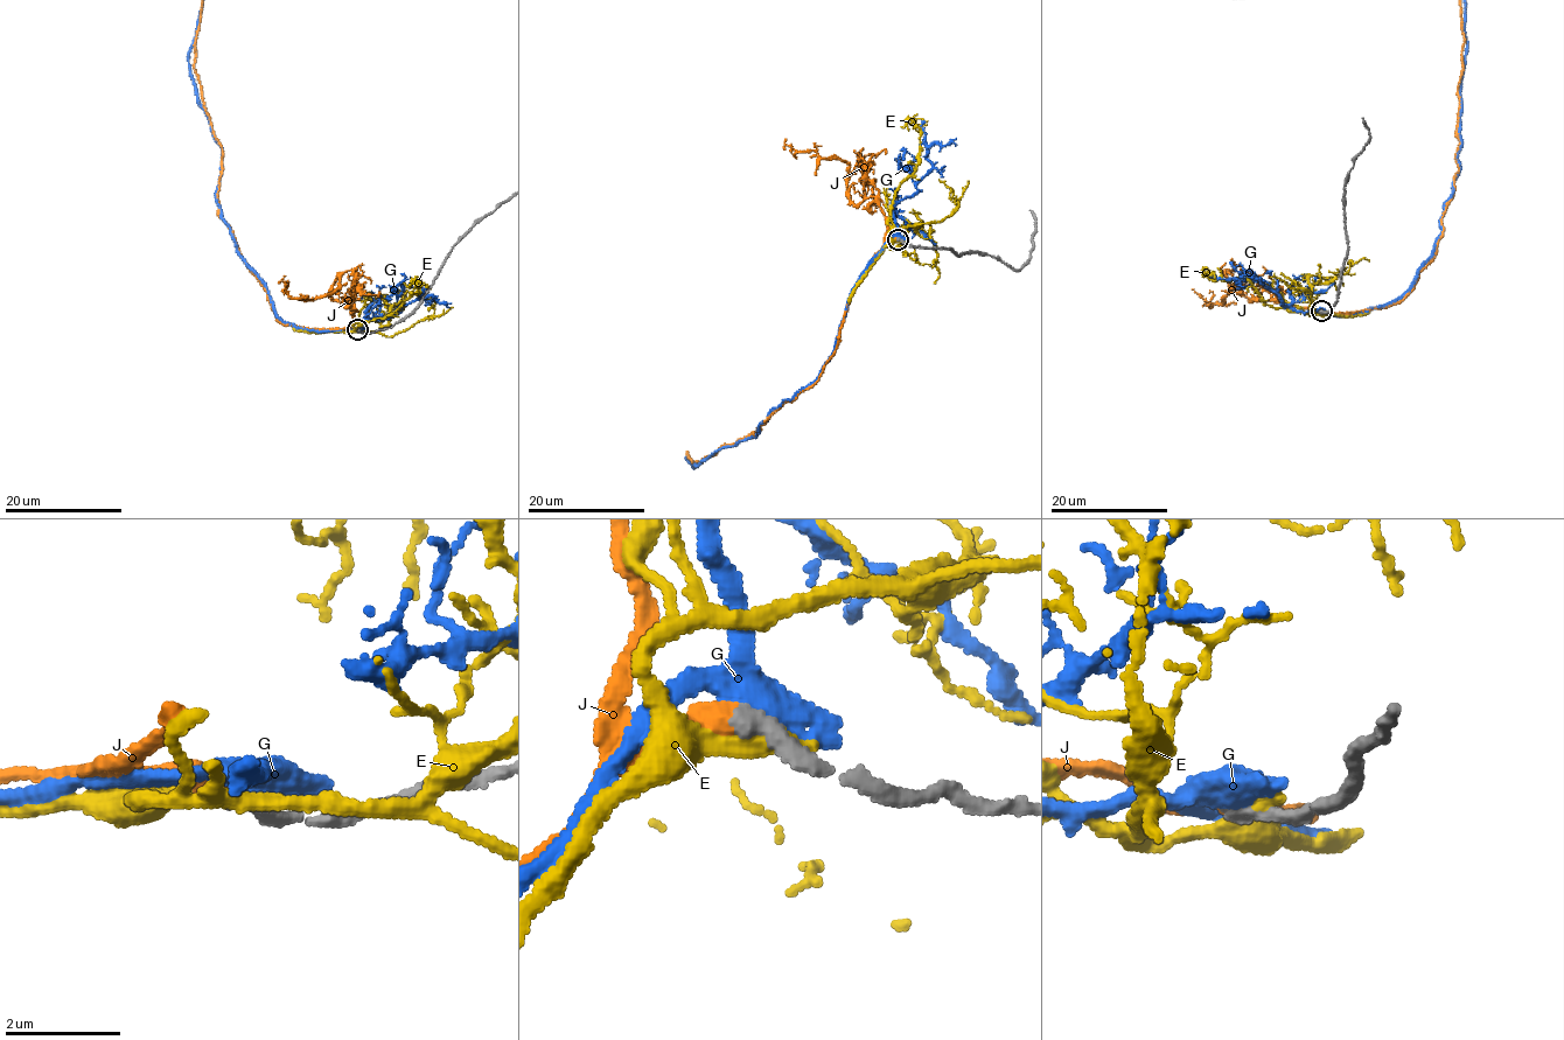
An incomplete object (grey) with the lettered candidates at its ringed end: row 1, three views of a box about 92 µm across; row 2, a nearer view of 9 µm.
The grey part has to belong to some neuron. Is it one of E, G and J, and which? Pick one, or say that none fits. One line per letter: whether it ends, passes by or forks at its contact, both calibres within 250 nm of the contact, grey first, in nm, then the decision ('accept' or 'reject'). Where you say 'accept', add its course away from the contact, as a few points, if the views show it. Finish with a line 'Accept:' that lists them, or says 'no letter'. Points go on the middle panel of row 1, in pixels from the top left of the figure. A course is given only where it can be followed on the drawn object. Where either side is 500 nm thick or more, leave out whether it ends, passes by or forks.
E: it ends; calibres 400 and 460 nm; reject
G: it forks; calibres 400 and 440 nm; reject
J: it ends; calibres 360 and 460 nm; accept
Accept: J

